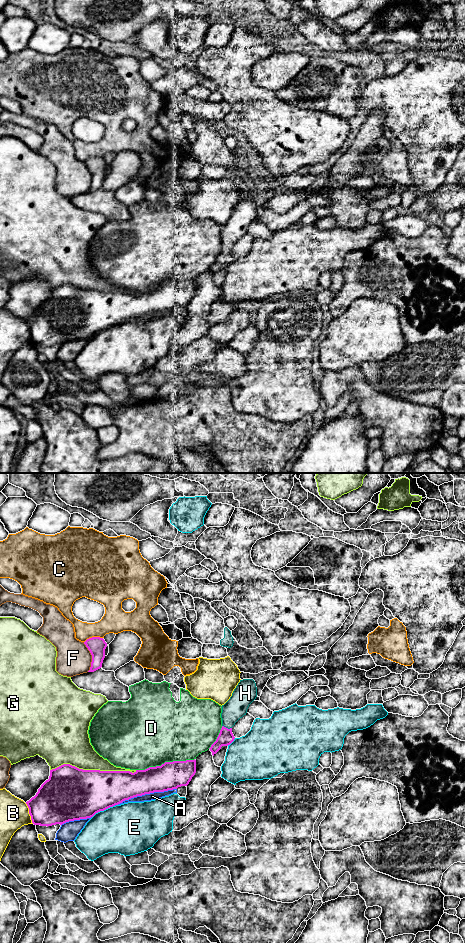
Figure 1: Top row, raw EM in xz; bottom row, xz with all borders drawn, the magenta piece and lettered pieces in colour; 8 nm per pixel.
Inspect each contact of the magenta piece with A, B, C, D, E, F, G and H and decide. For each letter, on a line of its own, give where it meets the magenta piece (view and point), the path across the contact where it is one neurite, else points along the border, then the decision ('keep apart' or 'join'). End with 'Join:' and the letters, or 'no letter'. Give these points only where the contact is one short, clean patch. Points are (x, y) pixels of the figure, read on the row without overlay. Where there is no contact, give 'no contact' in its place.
A: meets magenta in xz at (146, 313); keep apart
B: meets magenta in xz at (29, 333); keep apart
C: meets magenta in xz at (93, 157); keep apart
D: meets magenta in xz at (165, 282); keep apart
E: meets magenta in xz at (103, 330); keep apart
F: meets magenta in xz at (92, 177); keep apart
G: meets magenta in xz at (93, 290); keep apart
H: meets magenta in xz at (227, 248); runs through xz (225, 257), (227, 248), (229, 236), (236, 227); join
Join: H

